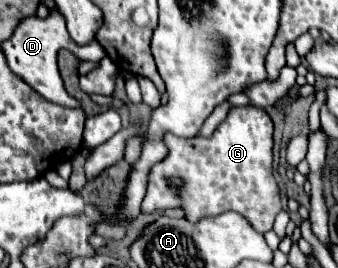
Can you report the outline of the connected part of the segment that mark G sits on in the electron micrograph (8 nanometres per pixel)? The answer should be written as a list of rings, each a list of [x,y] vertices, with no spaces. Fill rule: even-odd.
[[[254,106],[232,108],[218,130],[208,138],[176,138],[166,136],[170,154],[158,162],[148,178],[148,192],[142,212],[164,208],[182,208],[188,222],[206,216],[218,216],[234,210],[242,214],[256,232],[272,230],[276,214],[282,210],[280,188],[272,168],[272,120],[264,110]]]

